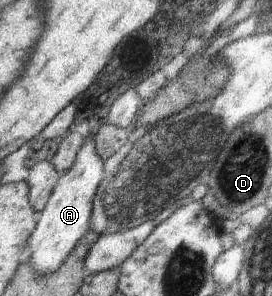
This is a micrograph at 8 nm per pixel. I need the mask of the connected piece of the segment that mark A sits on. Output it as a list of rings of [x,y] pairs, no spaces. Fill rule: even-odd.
[[[89,136],[78,151],[72,168],[59,177],[46,206],[41,210],[36,228],[27,240],[30,256],[23,261],[39,275],[55,273],[78,241],[87,234],[93,211],[93,198],[103,176],[103,160],[96,153],[94,138]]]

